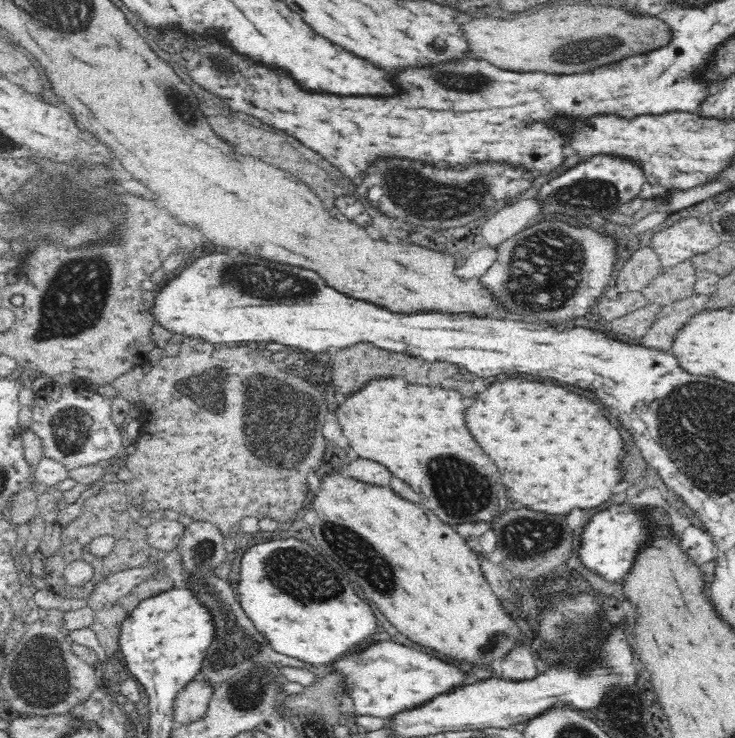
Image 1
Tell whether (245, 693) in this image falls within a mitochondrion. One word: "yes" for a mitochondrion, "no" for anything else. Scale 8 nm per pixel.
yes

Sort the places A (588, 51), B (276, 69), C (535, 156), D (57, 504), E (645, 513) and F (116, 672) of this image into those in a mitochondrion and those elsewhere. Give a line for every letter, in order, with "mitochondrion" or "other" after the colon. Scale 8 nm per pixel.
A: mitochondrion
B: other
C: other
D: other
E: other
F: other

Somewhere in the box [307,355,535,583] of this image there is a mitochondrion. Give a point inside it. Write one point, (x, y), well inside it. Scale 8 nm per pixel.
(466, 491)

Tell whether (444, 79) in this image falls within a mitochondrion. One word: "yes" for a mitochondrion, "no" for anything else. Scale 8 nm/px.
yes

